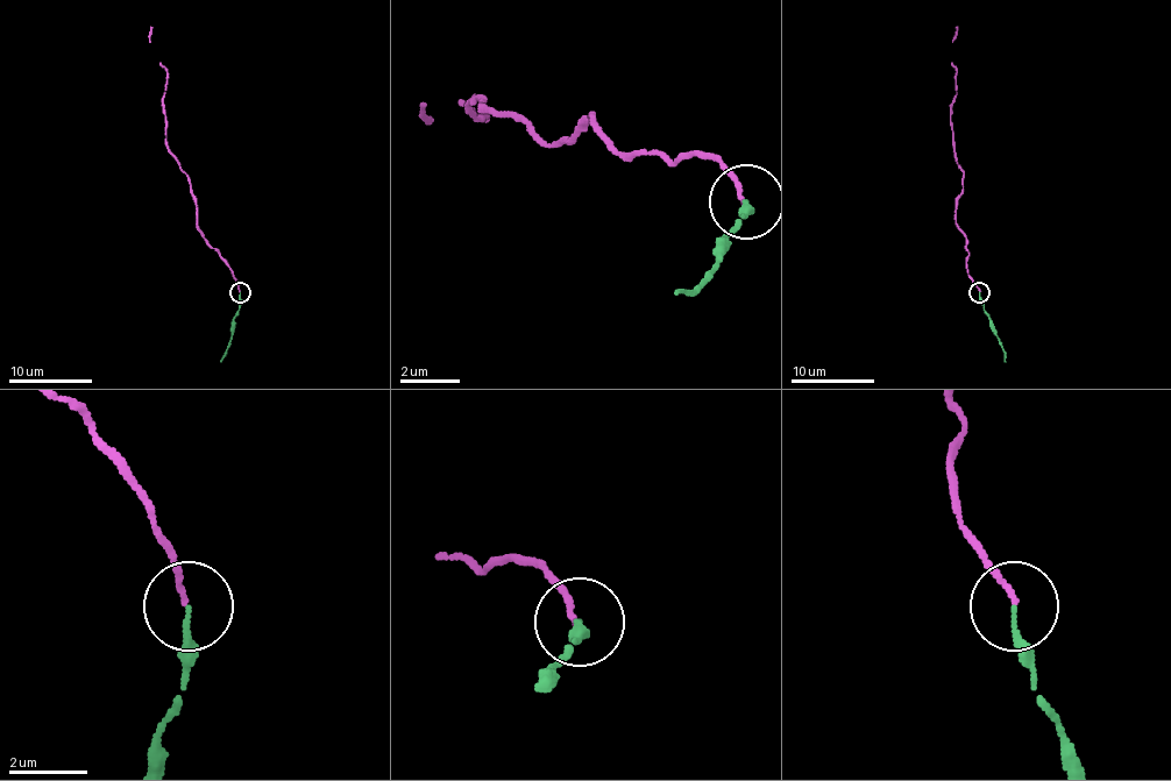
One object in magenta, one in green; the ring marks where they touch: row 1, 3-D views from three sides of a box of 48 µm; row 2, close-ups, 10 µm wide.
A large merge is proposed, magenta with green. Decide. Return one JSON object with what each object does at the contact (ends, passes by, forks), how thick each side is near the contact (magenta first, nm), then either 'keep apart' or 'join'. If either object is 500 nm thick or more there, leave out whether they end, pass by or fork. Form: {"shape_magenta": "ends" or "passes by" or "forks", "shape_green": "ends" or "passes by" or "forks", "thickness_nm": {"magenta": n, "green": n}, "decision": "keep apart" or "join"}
{"shape_magenta": "ends", "shape_green": "ends", "thickness_nm": {"magenta": 130, "green": 120}, "decision": "keep apart"}

